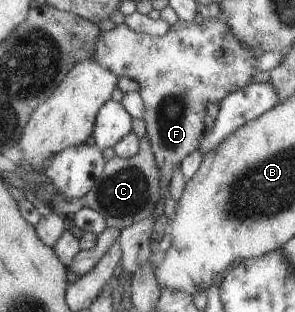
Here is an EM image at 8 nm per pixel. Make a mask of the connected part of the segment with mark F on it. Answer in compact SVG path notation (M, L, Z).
M221 16L203 19L201 24L177 19L165 34L159 36L133 32L124 23L98 36L95 52L98 63L117 78L127 76L139 86L138 92L144 104L145 138L159 171L160 195L151 214L122 228L116 240L121 249L121 270L127 280L151 256L151 228L157 217L163 214L163 197L173 168L198 148L204 134L206 104L217 104L231 91L247 85L251 77L258 73L253 64L261 53L261 49L242 45Z

